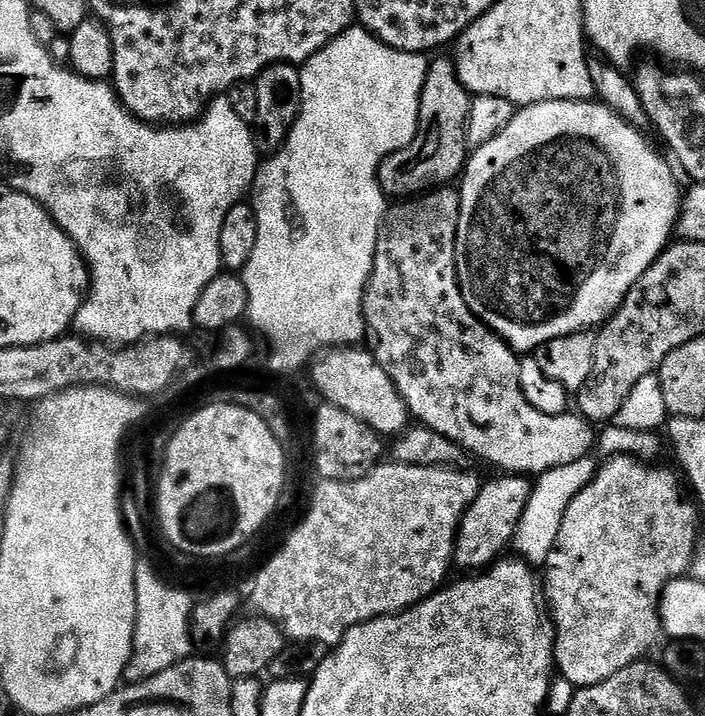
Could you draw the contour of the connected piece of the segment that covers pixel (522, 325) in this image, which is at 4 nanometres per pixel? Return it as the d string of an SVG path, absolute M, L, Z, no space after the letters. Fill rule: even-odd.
M543 100L537 104L523 105L494 139L479 145L469 155L458 184L460 194L460 217L456 231L458 282L462 298L466 298L466 306L470 306L473 314L487 328L499 334L517 354L535 353L538 346L554 338L562 338L566 334L592 330L603 325L609 316L620 309L620 303L624 301L628 291L636 285L638 278L642 278L642 274L646 274L648 267L660 257L661 252L673 239L676 221L680 218L682 187L680 188L675 174L672 173L673 165L669 157L659 147L656 149L644 135L641 129L629 124L605 104L592 100Z

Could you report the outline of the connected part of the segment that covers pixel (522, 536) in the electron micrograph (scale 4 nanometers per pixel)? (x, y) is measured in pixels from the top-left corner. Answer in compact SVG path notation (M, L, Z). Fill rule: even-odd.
M595 455L583 456L578 462L570 462L570 466L551 468L549 472L540 473L533 483L530 502L526 502L526 510L518 522L518 530L514 541L519 559L533 566L547 565L550 550L554 550L554 542L558 539L558 529L562 526L562 518L566 514L566 506L574 502L574 498L596 477L598 460Z

